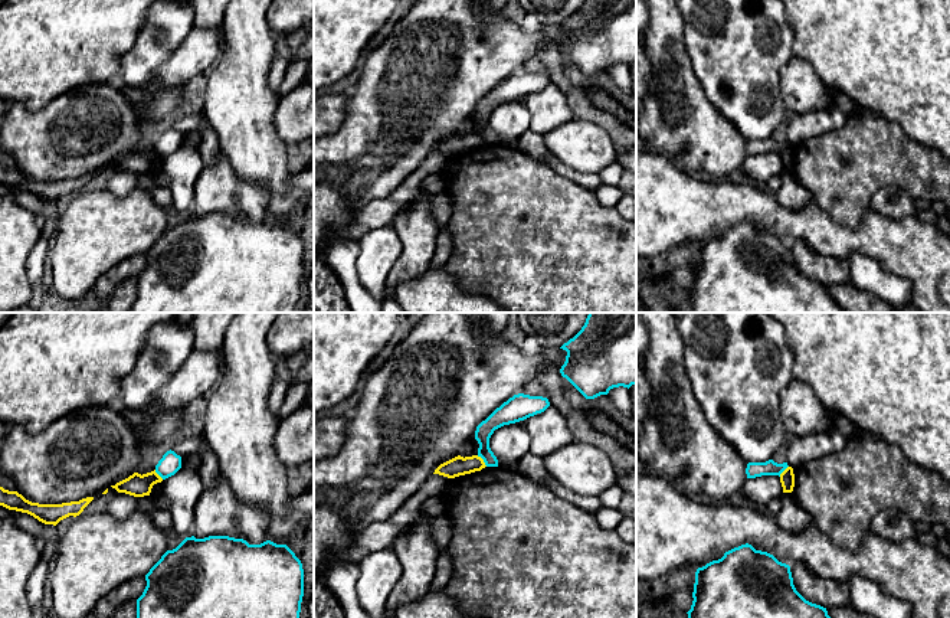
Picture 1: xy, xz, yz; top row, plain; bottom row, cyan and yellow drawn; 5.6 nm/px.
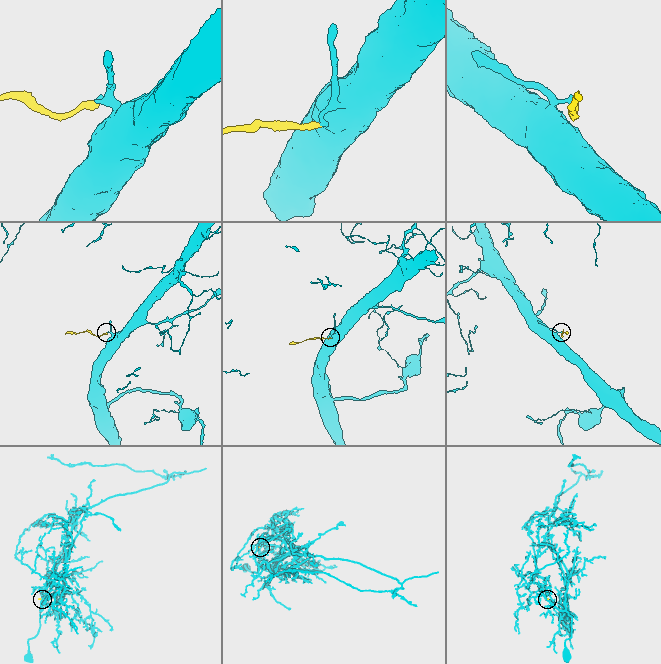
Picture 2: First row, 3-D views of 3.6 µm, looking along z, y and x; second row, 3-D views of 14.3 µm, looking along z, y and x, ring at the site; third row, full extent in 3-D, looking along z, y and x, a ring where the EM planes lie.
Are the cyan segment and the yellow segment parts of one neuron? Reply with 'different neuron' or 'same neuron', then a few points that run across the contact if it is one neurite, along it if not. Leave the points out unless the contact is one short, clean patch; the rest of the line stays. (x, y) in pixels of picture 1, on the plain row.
different neuron | xz (477, 133), (487, 143)

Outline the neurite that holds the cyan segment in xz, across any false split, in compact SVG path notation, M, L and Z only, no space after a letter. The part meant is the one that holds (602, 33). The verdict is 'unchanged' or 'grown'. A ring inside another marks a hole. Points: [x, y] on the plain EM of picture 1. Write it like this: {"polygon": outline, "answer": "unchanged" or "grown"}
{"polygon": "M584 0L560 26L567 29L561 53L586 76L607 72L613 65L636 62L636 0Z", "answer": "unchanged"}

